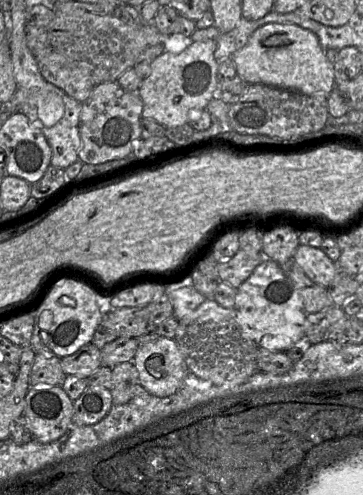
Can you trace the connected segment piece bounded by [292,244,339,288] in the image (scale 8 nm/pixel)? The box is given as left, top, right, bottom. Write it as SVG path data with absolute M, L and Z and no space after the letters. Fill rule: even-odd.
M300 244L292 258L314 283L328 288L337 271L337 263L333 262L321 248Z

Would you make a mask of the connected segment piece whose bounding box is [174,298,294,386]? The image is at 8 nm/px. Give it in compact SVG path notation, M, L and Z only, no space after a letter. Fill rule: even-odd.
M207 298L191 314L179 319L174 340L184 356L189 372L218 386L242 384L258 371L285 374L294 364L286 352L259 348L255 342L245 338L235 309L224 308L213 298Z

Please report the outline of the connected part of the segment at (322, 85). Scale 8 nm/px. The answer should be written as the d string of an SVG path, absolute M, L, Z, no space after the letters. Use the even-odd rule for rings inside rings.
M269 23L256 29L244 47L232 56L237 74L249 84L325 96L335 88L334 64L326 57L317 35L294 24Z

